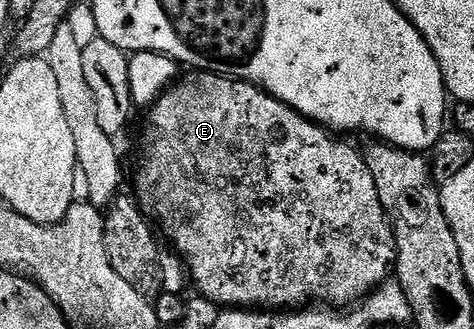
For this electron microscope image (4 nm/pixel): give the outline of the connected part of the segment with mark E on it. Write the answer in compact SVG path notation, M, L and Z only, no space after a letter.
M203 71L188 76L192 77L181 76L173 81L147 110L148 118L140 133L134 200L143 209L144 216L154 222L162 237L164 232L165 239L177 249L173 250L182 258L187 276L191 284L192 281L196 284L195 292L199 296L221 307L253 311L296 311L313 303L323 303L328 307L352 307L393 276L396 268L396 236L392 221L382 207L382 199L378 199L374 175L370 175L370 167L364 162L364 154L359 148L347 145L344 142L347 140L333 135L324 126L317 125L249 81Z

